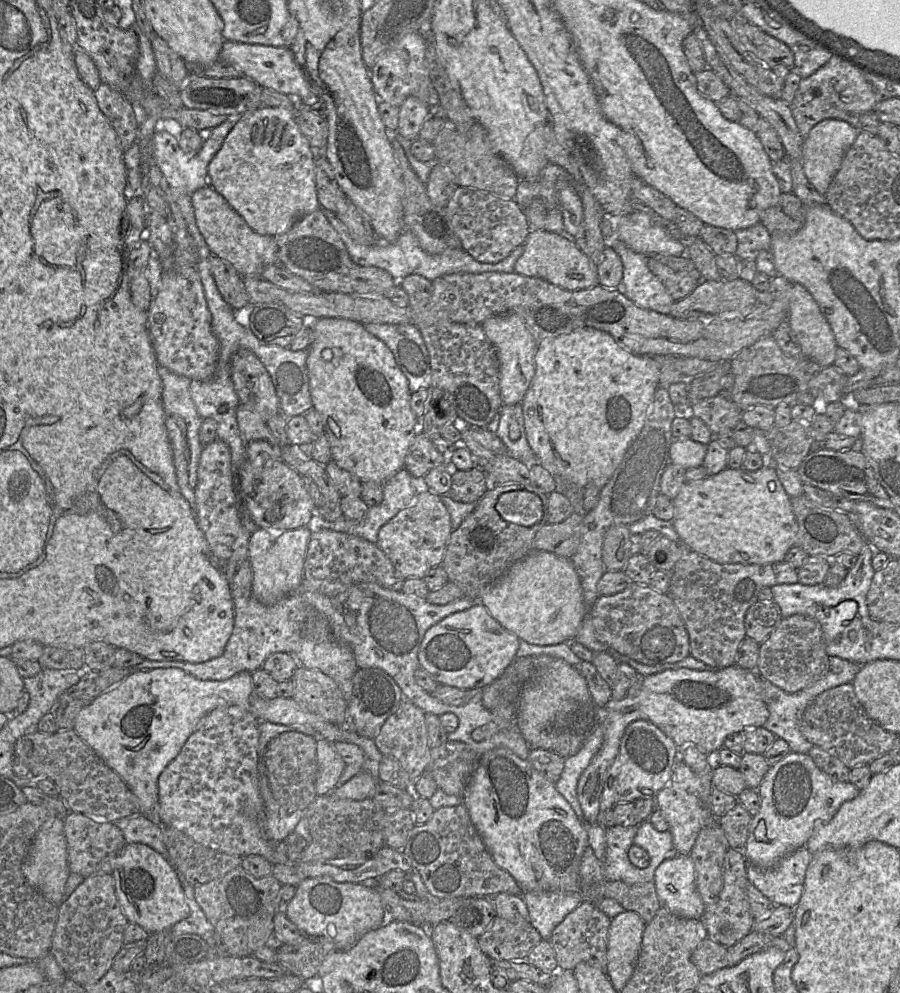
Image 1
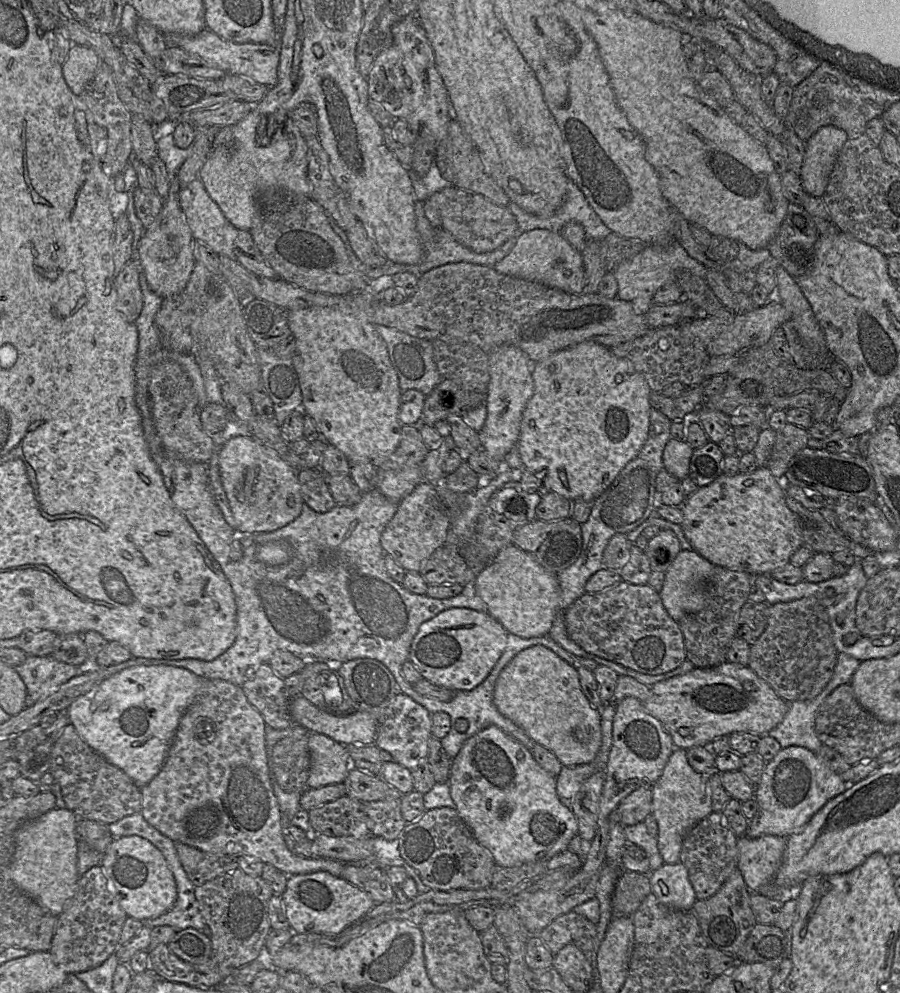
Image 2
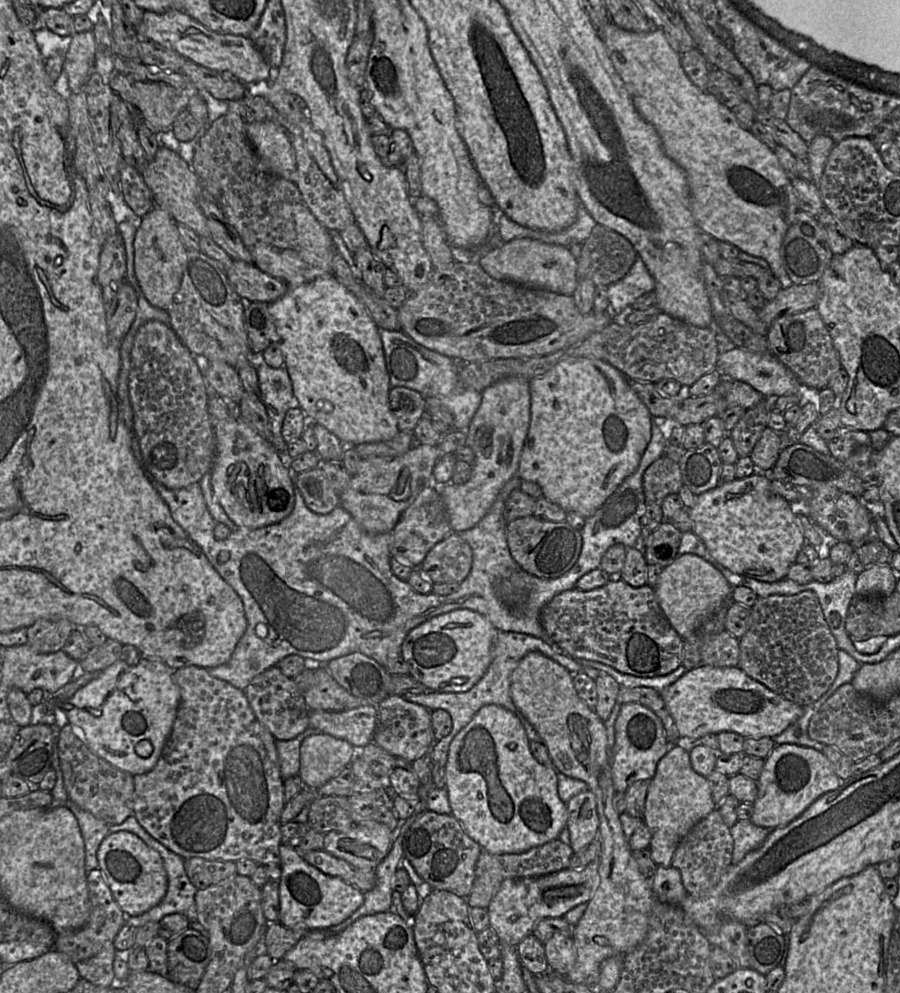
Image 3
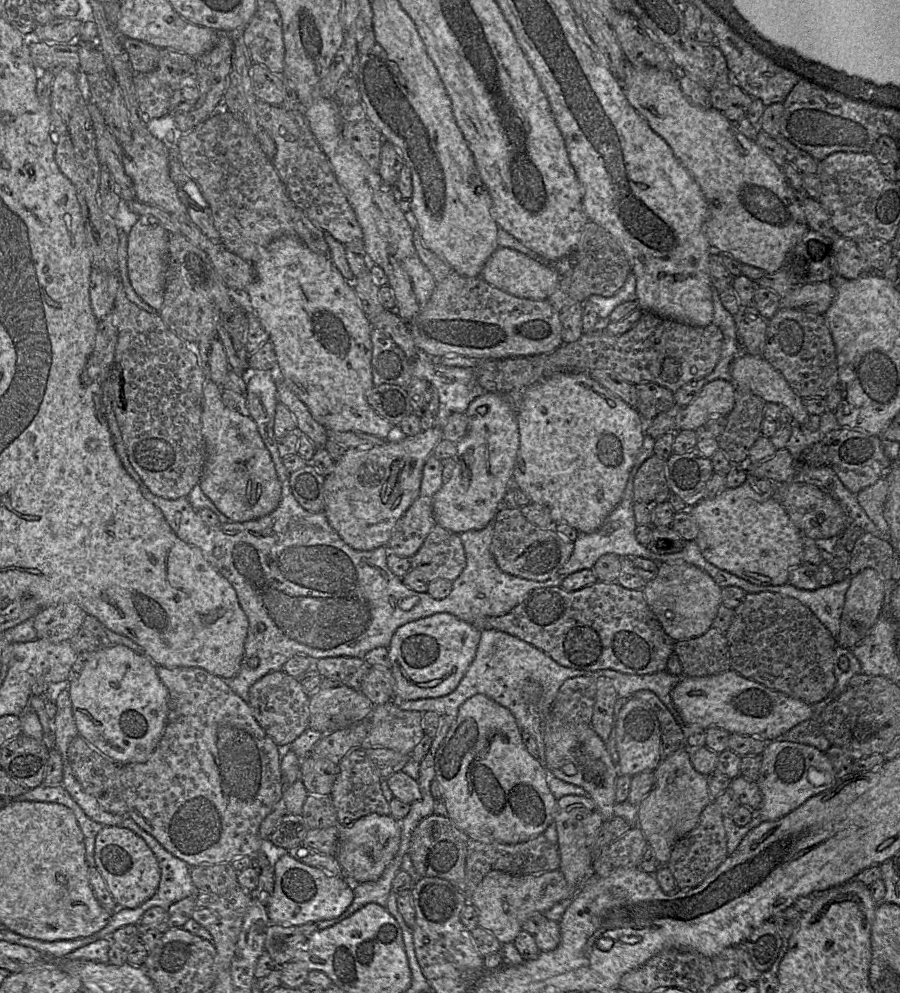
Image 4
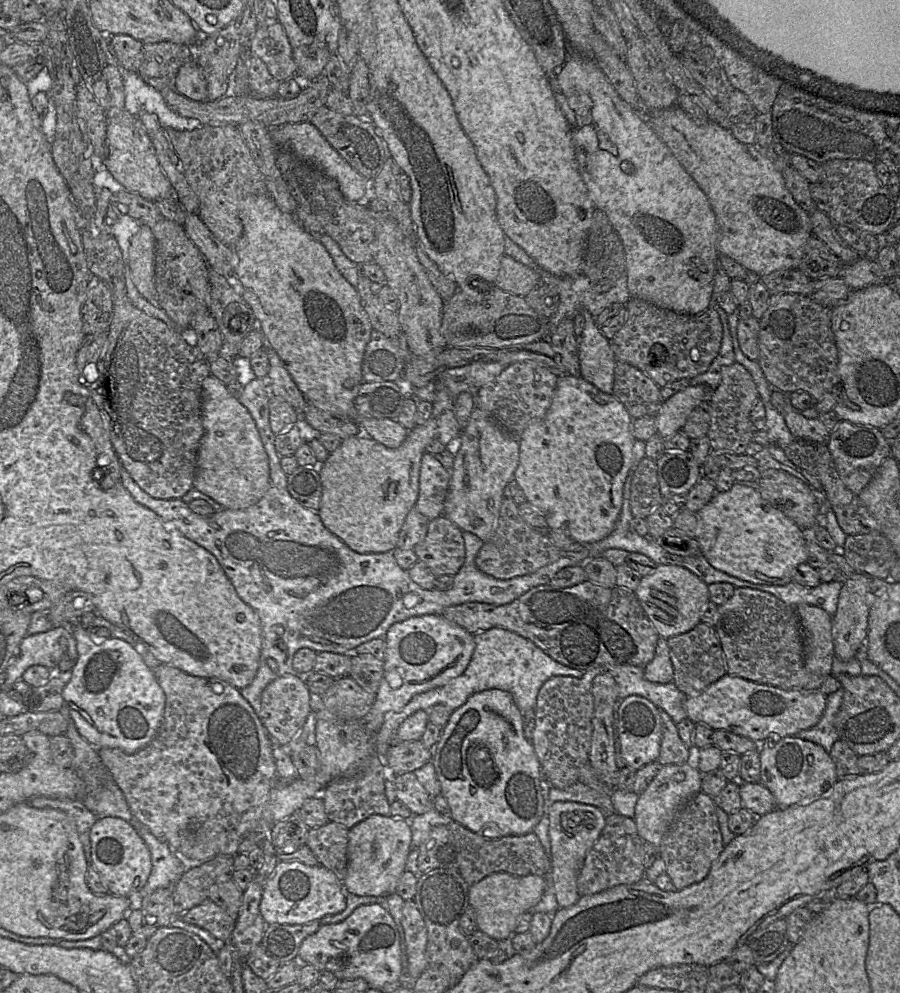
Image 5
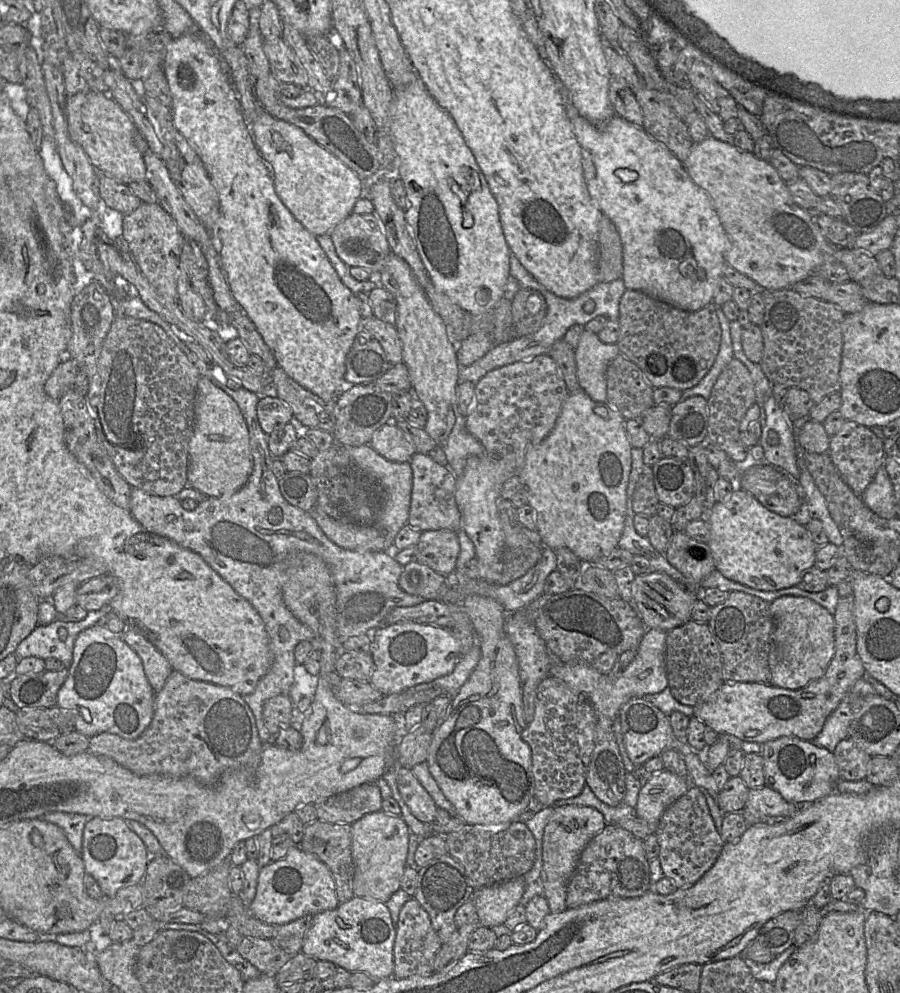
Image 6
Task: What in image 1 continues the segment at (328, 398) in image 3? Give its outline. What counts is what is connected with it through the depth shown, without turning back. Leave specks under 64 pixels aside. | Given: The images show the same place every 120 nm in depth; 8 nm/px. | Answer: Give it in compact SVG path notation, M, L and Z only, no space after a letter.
M342 318L310 319L312 342L306 360L313 409L323 421L323 434L331 449L331 460L361 482L384 484L404 469L406 454L418 433L419 418L410 407L408 380L384 342L366 331L363 324Z

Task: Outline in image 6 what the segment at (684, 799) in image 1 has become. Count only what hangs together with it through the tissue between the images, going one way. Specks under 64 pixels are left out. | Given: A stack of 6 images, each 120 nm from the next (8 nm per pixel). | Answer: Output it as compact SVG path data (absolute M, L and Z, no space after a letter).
M666 770L653 775L642 784L635 806L636 817L658 824L664 811L691 786L688 777L680 777Z

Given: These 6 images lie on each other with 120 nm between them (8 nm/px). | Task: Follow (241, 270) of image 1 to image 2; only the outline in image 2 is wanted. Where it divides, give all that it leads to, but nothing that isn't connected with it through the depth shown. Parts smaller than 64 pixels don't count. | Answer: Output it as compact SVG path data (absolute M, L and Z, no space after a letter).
M195 178L179 193L180 206L194 239L208 245L219 255L234 258L238 229L212 200L200 178Z

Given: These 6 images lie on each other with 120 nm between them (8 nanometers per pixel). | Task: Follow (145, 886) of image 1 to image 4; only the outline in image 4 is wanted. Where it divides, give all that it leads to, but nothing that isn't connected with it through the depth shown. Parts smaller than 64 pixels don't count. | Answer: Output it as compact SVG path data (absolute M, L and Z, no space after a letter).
M103 826L95 838L95 863L118 908L135 909L151 899L158 890L161 869L146 842L121 826Z

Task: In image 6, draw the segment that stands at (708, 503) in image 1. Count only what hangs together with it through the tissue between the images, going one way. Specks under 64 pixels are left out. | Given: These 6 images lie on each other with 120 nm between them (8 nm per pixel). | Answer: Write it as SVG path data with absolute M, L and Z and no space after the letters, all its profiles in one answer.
M733 491L707 510L710 530L708 546L716 569L727 579L761 591L776 591L796 586L802 574L814 566L818 546L806 527L792 517L768 510L749 492Z

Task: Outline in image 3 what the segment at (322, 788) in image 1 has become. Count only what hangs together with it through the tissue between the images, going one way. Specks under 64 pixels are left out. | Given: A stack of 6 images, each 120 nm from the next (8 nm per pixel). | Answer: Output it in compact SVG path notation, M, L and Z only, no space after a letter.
M319 733L306 738L300 747L300 772L303 783L307 788L318 790L330 779L336 777L356 756L357 750L349 742Z

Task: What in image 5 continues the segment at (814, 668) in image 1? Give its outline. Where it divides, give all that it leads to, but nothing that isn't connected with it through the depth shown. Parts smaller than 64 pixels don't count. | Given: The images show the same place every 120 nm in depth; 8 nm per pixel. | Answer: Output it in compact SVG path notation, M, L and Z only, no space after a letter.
M736 588L732 597L718 606L718 620L714 626L725 655L727 674L784 690L820 691L827 696L836 692L841 687L838 678L833 675L816 675L805 667L803 634L795 608L770 593Z

